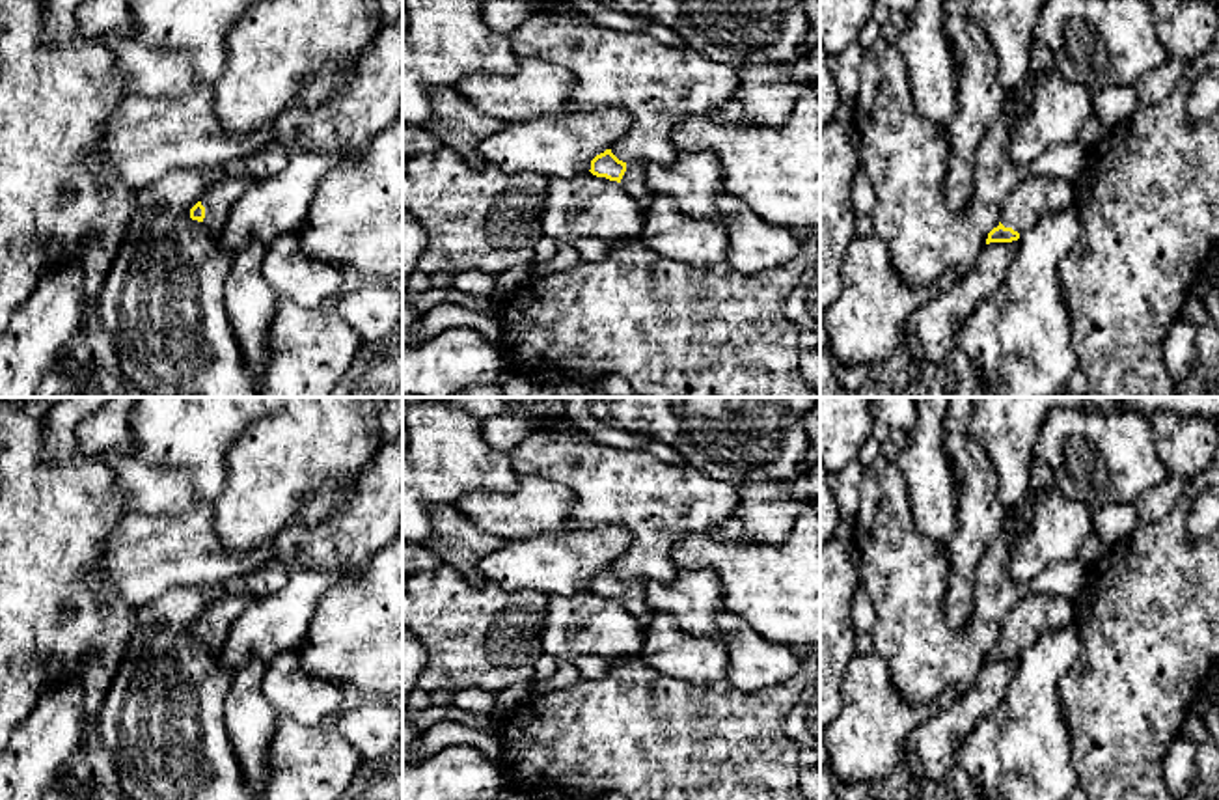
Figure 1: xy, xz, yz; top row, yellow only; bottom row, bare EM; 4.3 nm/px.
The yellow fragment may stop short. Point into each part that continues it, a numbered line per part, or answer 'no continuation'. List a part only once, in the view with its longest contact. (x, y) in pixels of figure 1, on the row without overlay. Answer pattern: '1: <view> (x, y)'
1: xy (219, 616)

